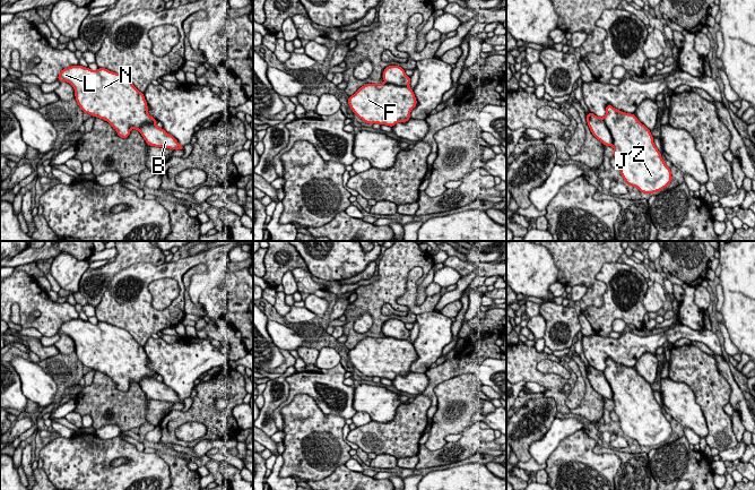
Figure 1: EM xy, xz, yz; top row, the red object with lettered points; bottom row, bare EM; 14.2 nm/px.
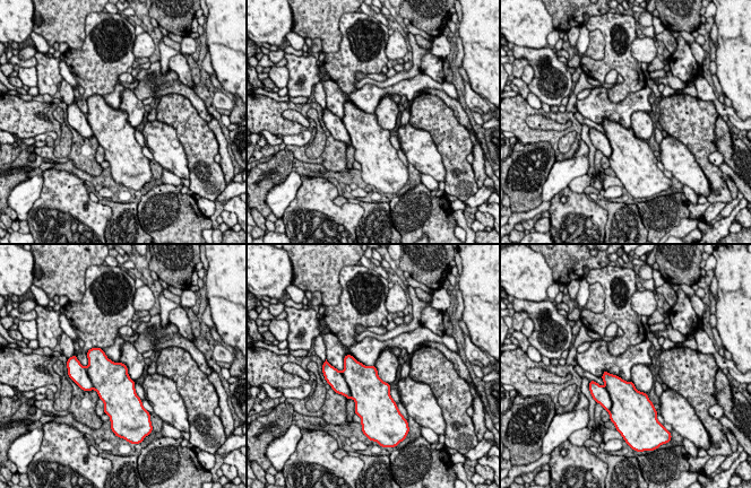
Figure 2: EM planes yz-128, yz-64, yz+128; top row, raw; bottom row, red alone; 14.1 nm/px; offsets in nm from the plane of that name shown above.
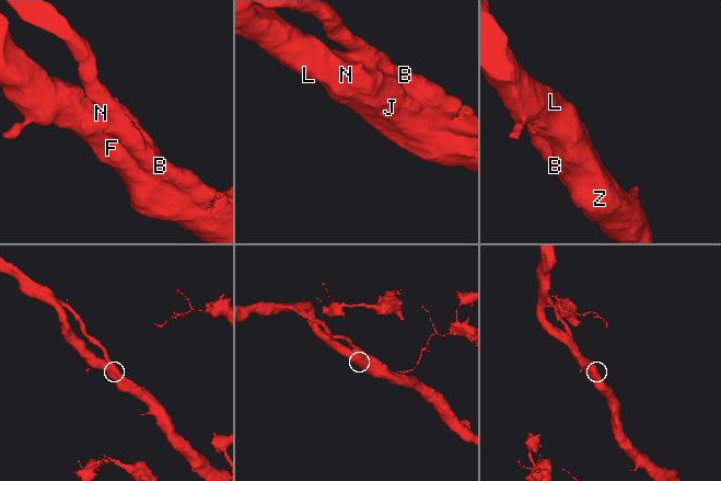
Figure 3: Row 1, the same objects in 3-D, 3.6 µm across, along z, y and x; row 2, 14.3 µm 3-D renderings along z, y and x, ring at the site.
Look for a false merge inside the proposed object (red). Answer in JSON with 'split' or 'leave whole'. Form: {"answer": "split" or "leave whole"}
{"answer": "leave whole"}

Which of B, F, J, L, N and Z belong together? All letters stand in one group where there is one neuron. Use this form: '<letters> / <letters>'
B F J L N Z

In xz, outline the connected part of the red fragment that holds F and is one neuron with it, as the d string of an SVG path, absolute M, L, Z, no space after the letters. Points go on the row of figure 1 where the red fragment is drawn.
M399 66L383 70L384 84L365 84L348 97L353 112L364 122L393 127L410 119L417 101L409 87L410 77Z

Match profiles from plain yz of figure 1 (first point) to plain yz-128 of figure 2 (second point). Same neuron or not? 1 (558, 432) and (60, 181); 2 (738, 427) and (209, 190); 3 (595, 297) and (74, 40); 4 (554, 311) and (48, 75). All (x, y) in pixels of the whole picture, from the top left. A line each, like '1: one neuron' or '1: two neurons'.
1: two neurons
2: two neurons
3: one neuron
4: one neuron

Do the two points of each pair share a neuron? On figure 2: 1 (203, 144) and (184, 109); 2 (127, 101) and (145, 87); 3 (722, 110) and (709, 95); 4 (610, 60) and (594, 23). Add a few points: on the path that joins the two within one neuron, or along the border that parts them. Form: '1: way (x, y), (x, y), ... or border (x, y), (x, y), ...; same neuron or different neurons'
1: way (195, 134), (184, 118); same neuron
2: border (132, 90), (141, 101); different neurons
3: way (719, 106), (713, 98); same neuron
4: way (610, 50), (609, 33), (604, 28); same neuron

